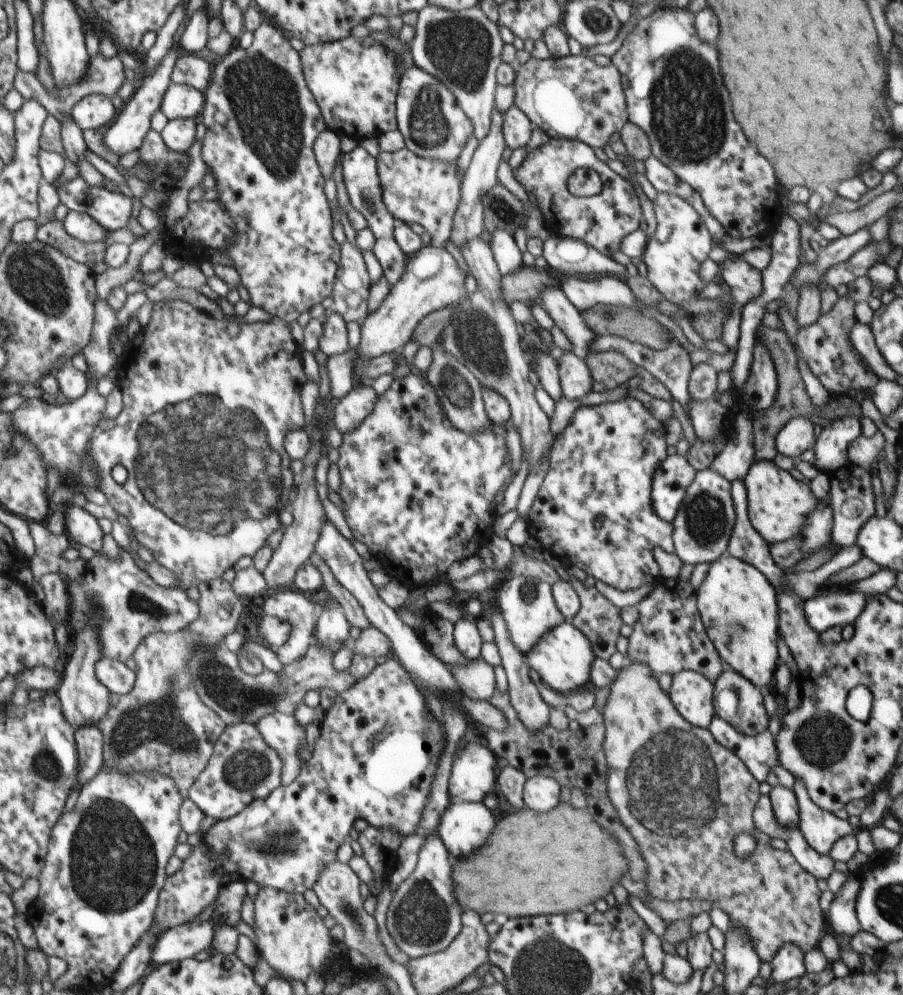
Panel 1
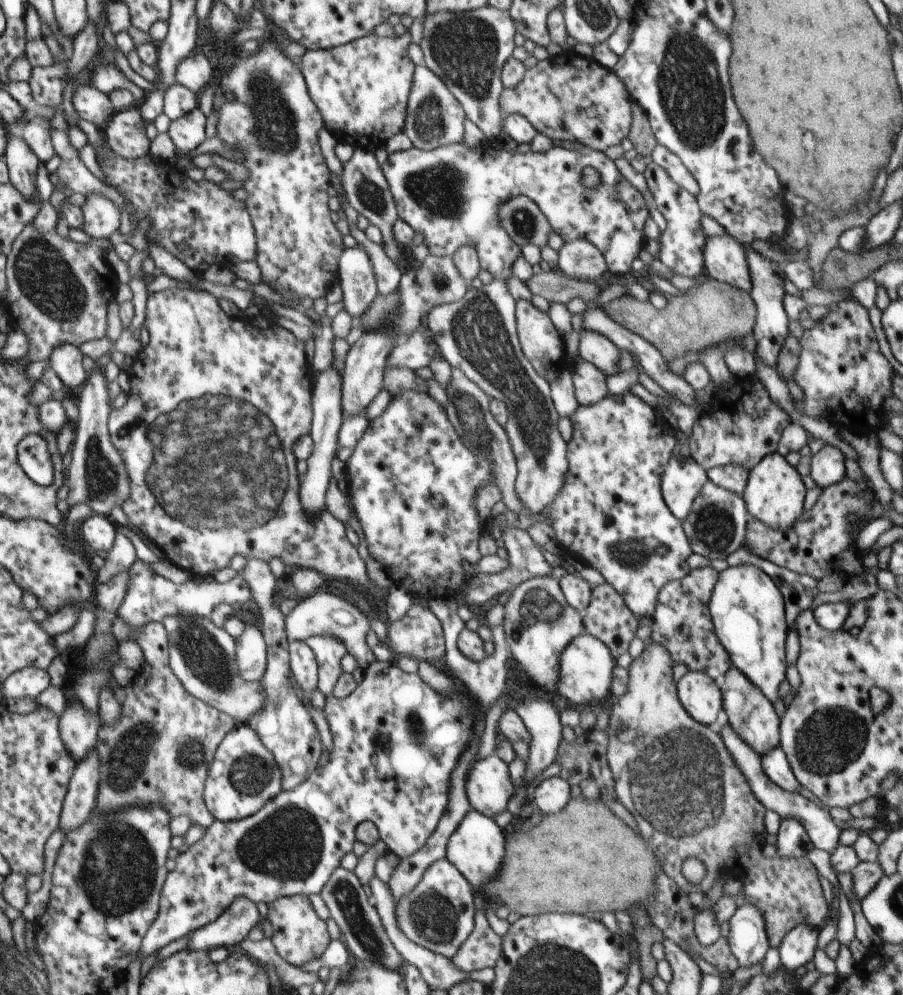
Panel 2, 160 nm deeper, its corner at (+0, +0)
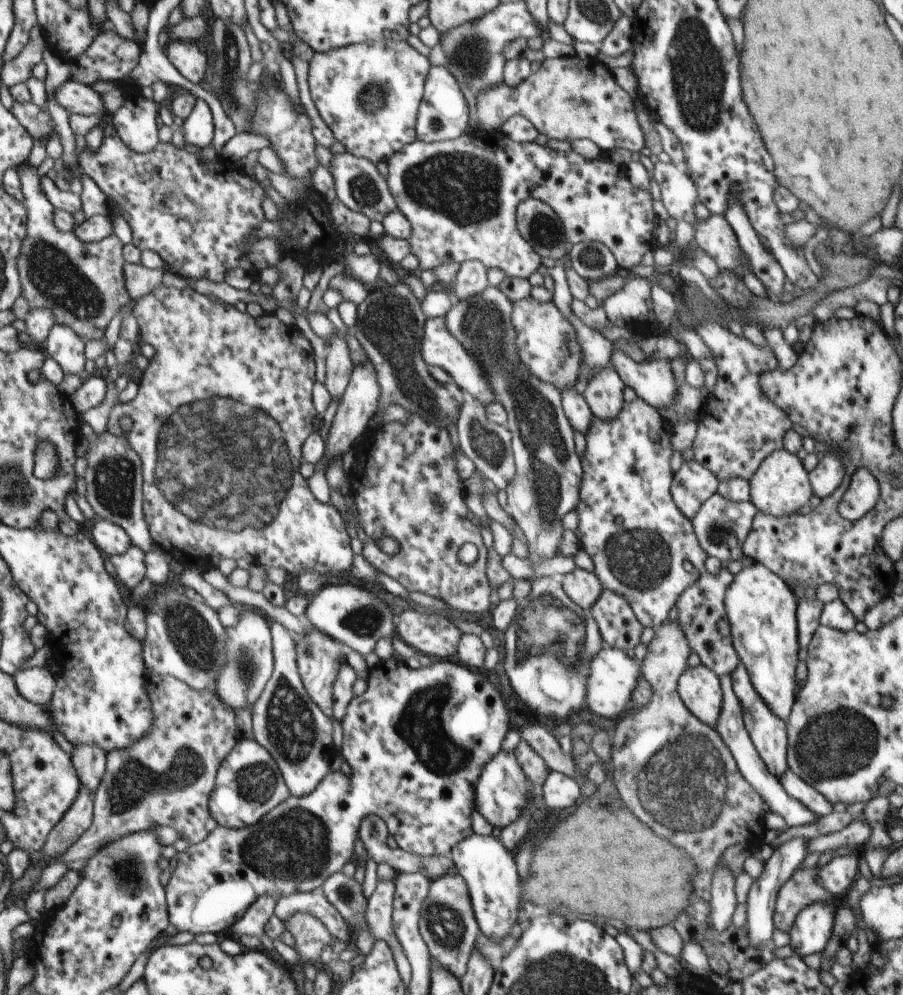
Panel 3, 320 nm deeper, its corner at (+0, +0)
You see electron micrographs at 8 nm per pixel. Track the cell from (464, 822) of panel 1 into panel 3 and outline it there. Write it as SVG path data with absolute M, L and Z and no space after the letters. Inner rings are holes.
M495 832L494 834L486 834L486 836L475 833L466 836L464 840L452 848L450 855L452 862L454 862L455 872L464 878L468 886L474 915L481 934L485 938L500 942L500 938L504 939L508 934L511 934L512 926L517 923L518 908L520 908L522 900L522 885L512 854L504 848L504 844L498 838L498 833Z

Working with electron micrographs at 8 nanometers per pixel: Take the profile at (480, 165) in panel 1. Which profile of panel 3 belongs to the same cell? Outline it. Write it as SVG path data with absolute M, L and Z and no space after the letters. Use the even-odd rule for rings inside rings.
M466 260L461 263L456 280L452 284L454 284L452 294L456 296L455 301L479 296L480 292L489 286L487 269L478 260Z

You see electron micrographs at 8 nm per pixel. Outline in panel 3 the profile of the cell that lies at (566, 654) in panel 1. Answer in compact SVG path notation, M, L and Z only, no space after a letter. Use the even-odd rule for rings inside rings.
M604 646L585 668L586 707L605 720L622 717L631 710L632 692L636 690L640 676L640 666L626 652Z

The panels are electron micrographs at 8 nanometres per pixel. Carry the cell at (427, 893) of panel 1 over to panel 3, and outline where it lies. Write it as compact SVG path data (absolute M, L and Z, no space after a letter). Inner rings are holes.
M455 871L446 872L444 876L431 881L428 896L422 902L418 928L431 959L448 968L456 979L462 978L481 931L474 915L468 886L460 874Z

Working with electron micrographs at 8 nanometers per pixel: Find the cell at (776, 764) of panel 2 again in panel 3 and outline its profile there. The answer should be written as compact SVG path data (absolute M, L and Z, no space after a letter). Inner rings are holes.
M790 768L786 772L782 772L784 776L780 776L780 782L782 787L788 792L789 796L792 796L794 800L802 802L806 808L810 808L810 812L816 812L816 816L827 816L830 812L833 812L834 806L820 795L820 792L816 792L812 786L804 783Z

